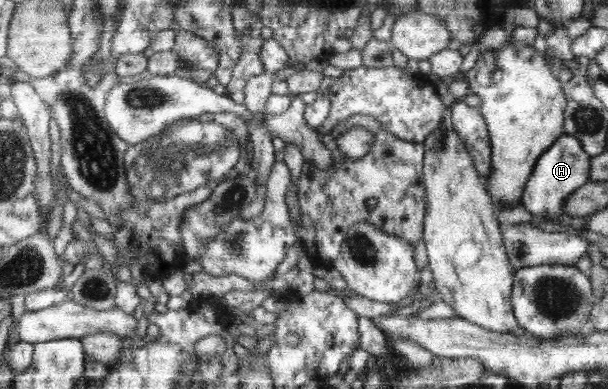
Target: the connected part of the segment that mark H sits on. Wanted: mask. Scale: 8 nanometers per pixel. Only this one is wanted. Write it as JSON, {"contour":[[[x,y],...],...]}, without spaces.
{"contour":[[[562,134],[550,148],[543,153],[533,167],[531,176],[523,187],[521,204],[538,220],[547,216],[555,218],[563,214],[566,198],[589,182],[592,155],[587,154],[578,138]]]}

